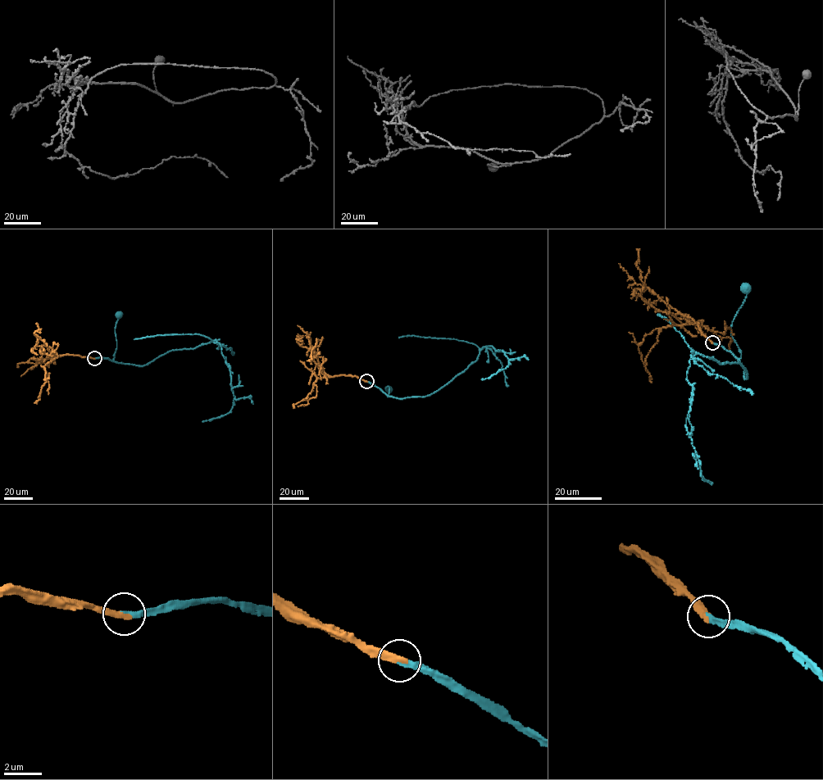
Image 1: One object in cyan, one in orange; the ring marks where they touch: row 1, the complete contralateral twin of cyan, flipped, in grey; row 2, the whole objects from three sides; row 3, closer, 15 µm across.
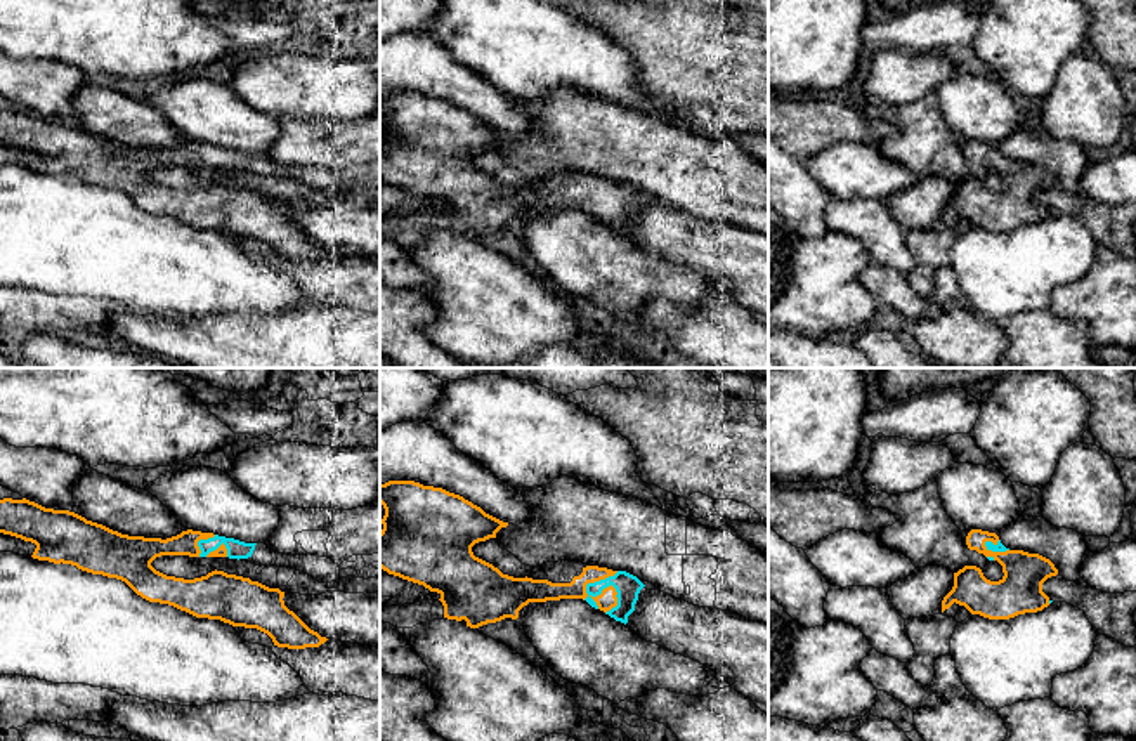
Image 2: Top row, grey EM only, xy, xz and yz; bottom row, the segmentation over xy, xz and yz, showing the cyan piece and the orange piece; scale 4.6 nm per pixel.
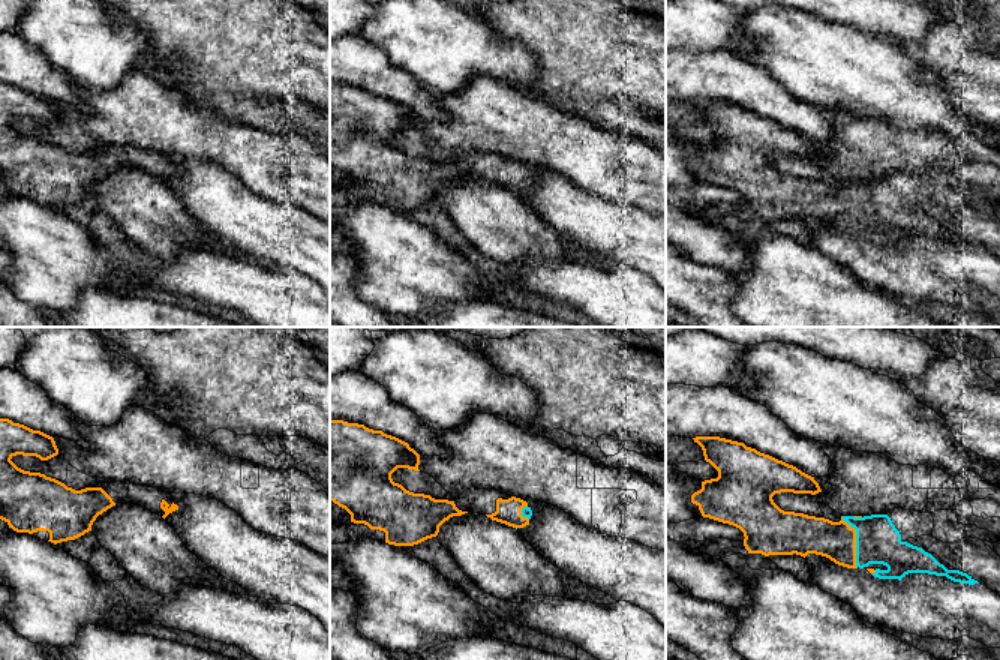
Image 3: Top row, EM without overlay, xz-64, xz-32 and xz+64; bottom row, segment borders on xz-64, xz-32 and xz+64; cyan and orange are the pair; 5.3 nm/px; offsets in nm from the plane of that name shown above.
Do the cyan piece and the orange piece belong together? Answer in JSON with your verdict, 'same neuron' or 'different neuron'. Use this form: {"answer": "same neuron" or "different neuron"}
{"answer": "same neuron"}

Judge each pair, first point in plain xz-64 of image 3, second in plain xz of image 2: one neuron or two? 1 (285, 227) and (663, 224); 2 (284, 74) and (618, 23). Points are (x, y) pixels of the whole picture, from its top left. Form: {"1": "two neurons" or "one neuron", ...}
{"1": "one neuron", "2": "one neuron"}

